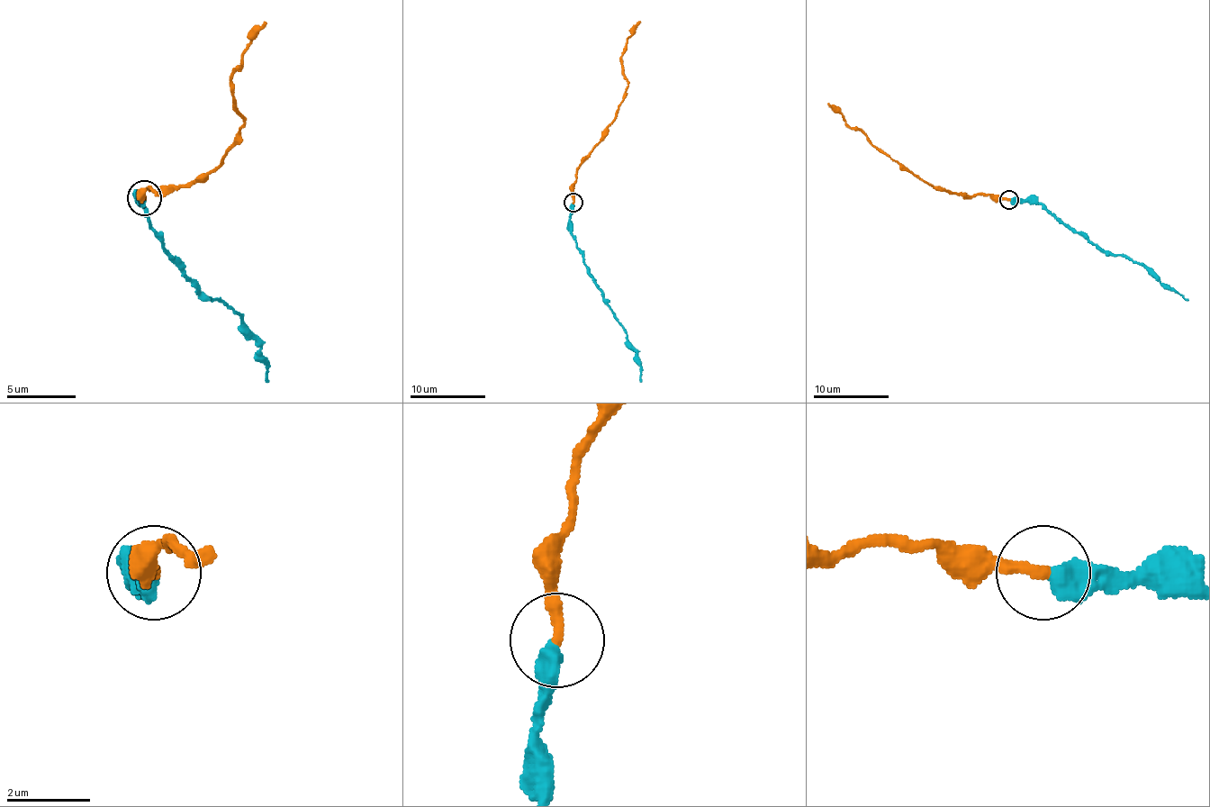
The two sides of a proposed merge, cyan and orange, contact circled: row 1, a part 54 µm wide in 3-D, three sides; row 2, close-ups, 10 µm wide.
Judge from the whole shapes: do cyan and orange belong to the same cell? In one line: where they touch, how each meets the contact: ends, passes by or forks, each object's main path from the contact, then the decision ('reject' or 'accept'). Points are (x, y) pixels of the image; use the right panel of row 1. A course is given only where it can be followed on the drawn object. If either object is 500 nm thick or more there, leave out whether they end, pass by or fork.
at (1009, 199); cyan runs (1008, 199), (1041, 203), (1099, 249), (1113, 254), (1126, 254), (1158, 280), (1188, 299); orange runs (1008, 199), (934, 189), (925, 180), (907, 172), (881, 153), (828, 103); reject

